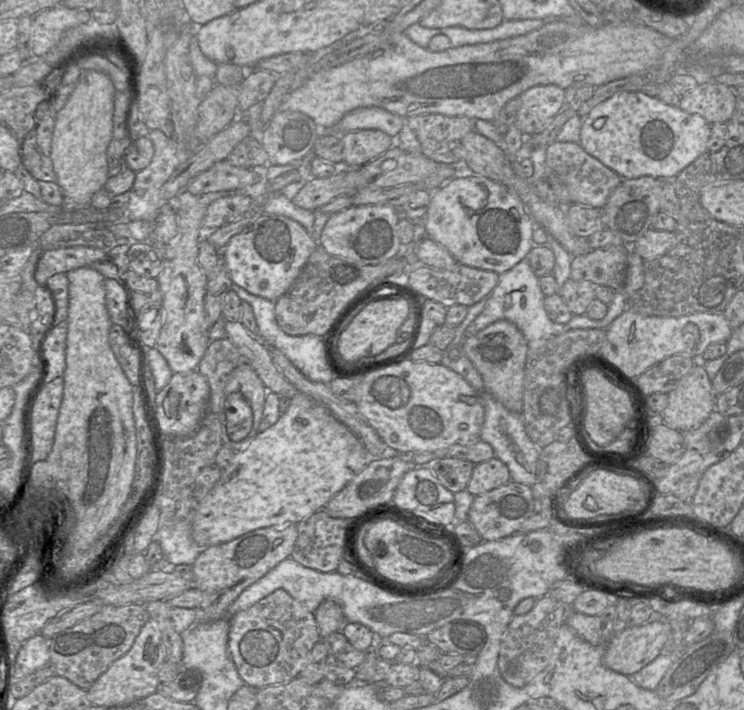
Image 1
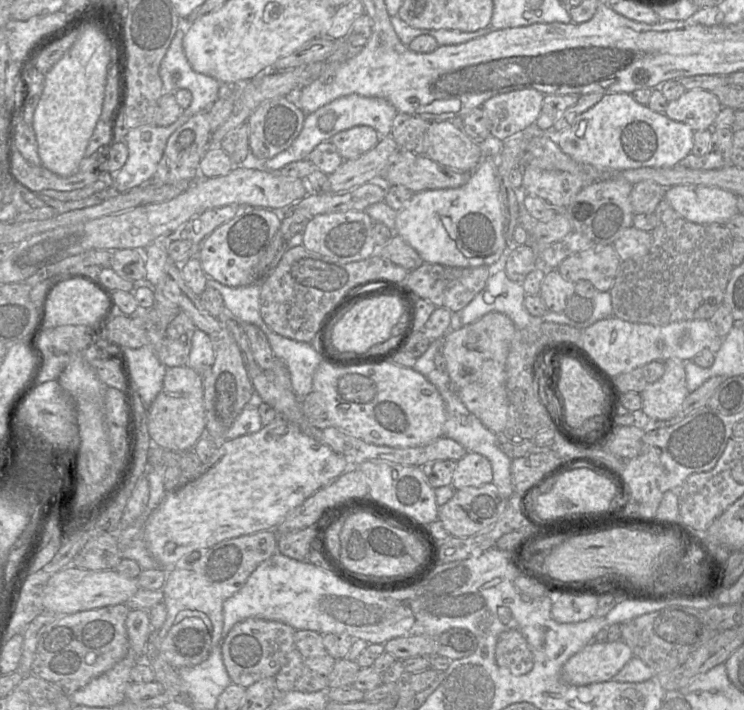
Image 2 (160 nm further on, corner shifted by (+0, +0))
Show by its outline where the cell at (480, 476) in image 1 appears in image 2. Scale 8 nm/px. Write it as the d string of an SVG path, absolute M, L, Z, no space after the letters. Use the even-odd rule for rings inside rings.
M467 452L457 461L451 485L459 490L481 487L492 482L493 471L490 461L481 454Z

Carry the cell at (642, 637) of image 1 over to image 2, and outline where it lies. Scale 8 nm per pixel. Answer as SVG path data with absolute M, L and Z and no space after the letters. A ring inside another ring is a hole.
M622 640L591 642L564 664L562 679L575 686L609 681L632 657L632 650Z

